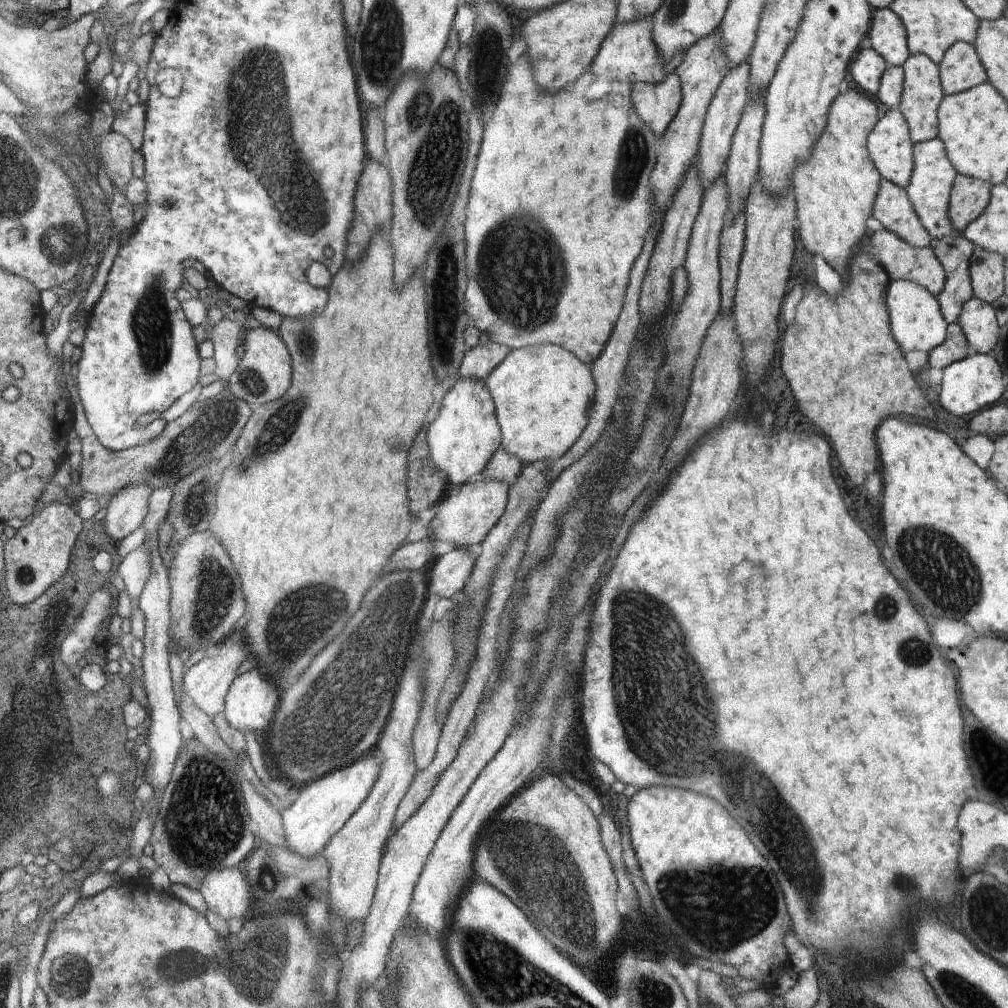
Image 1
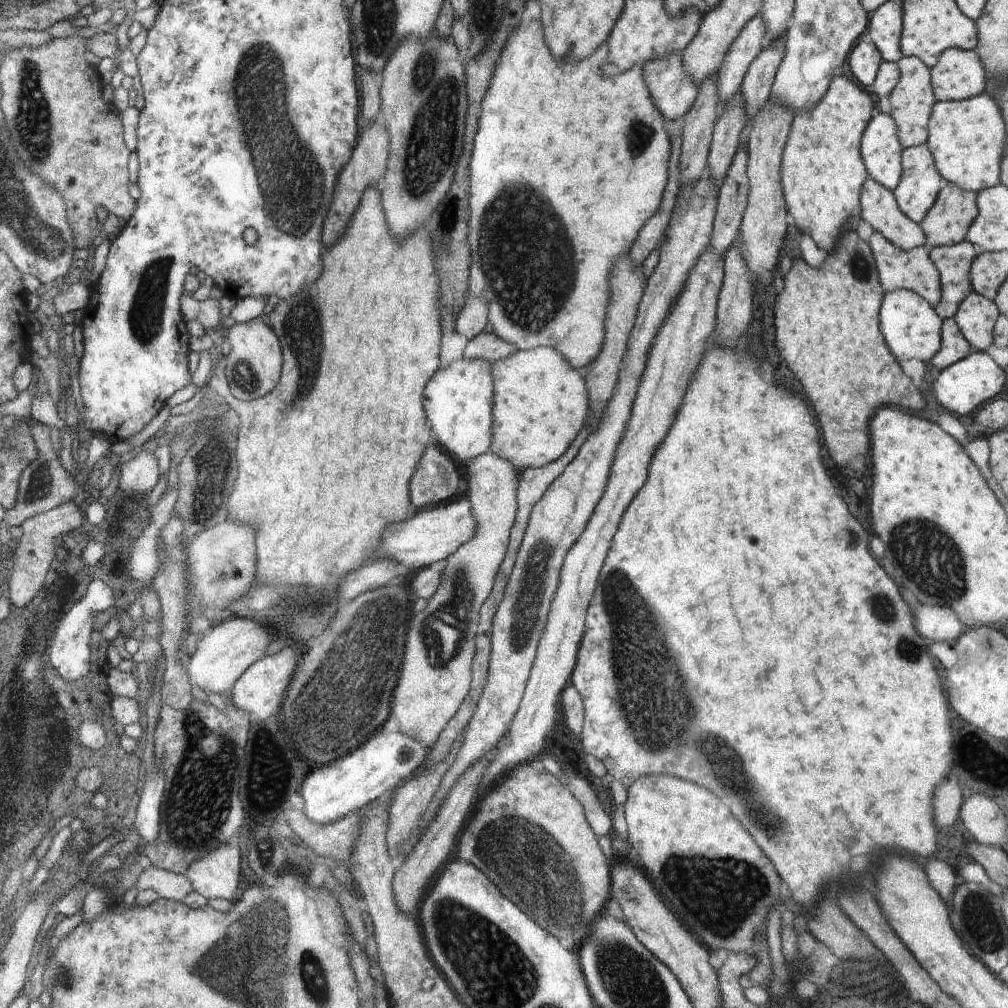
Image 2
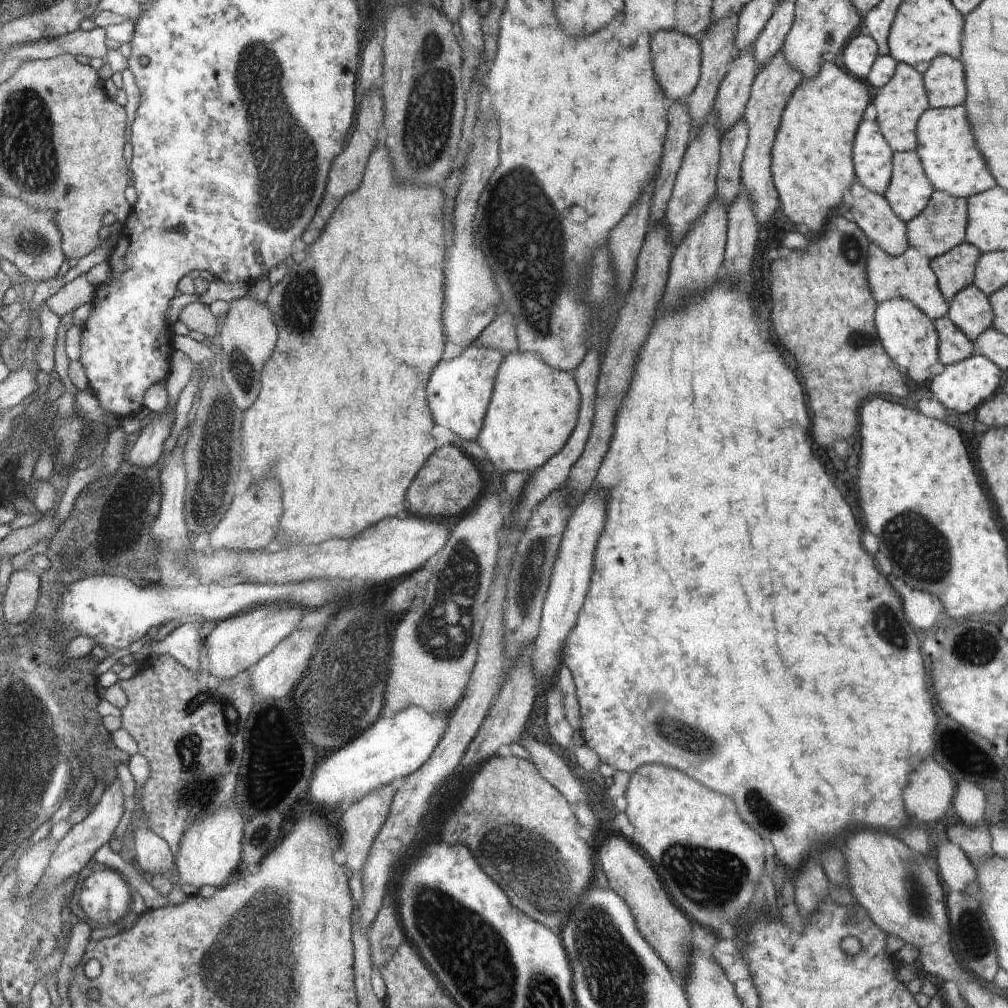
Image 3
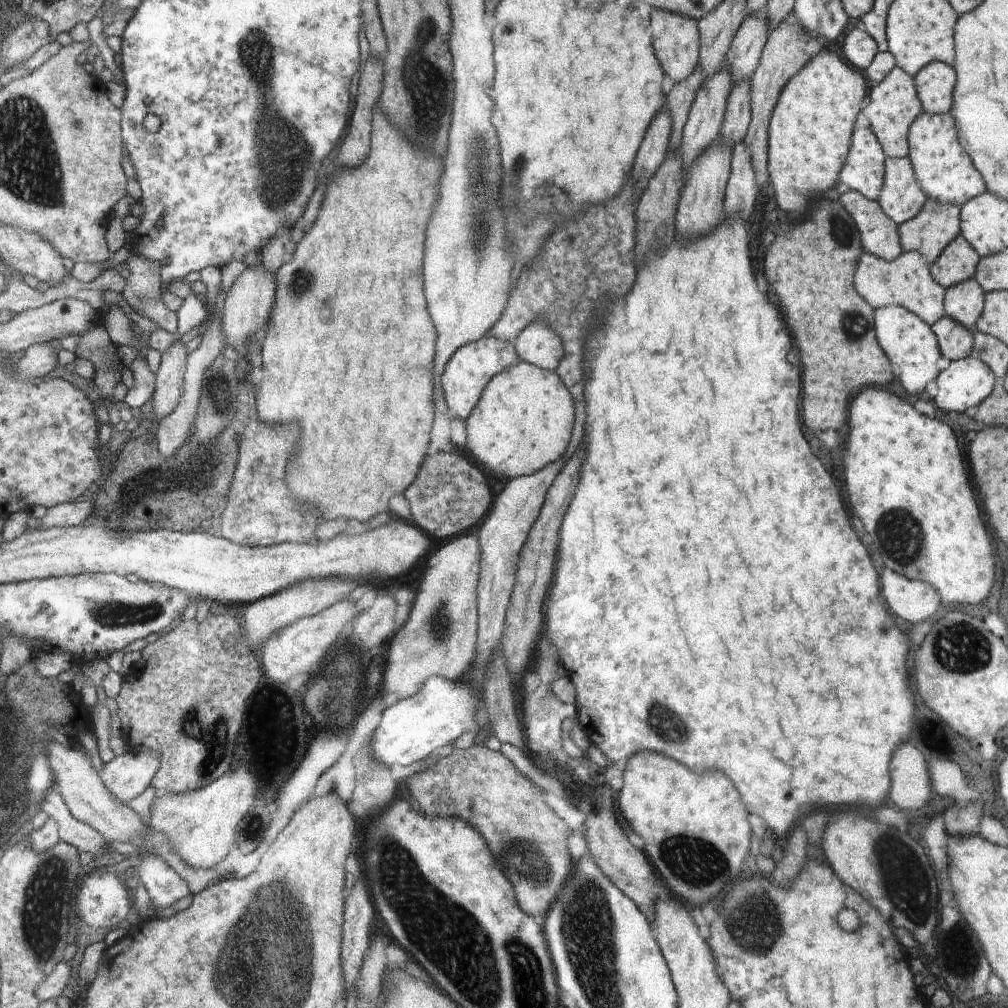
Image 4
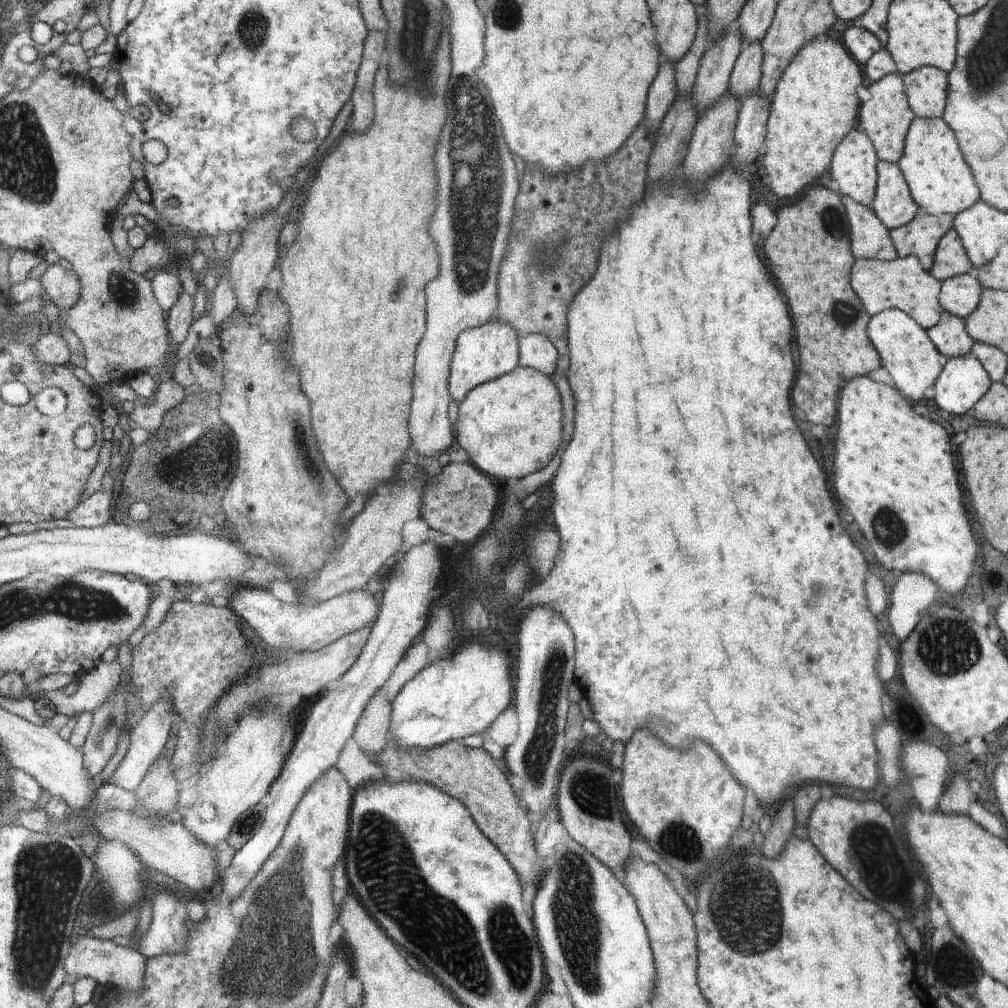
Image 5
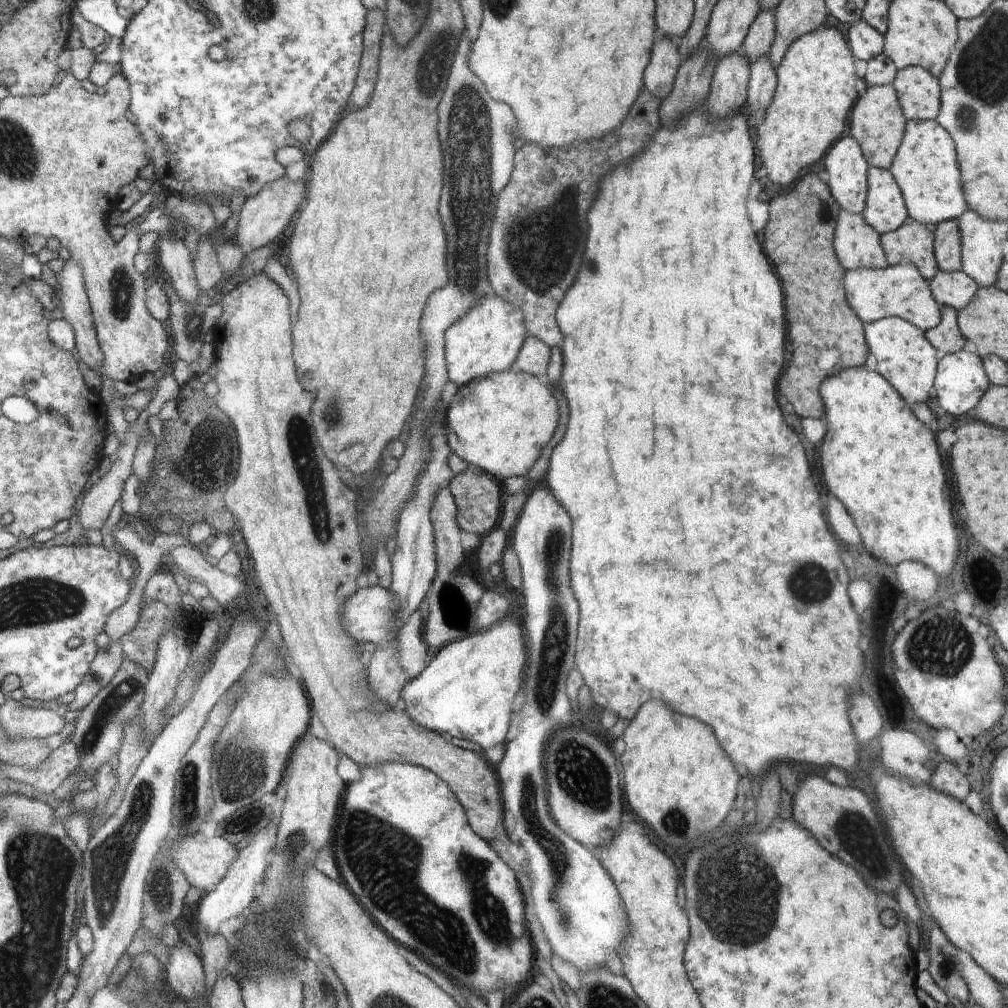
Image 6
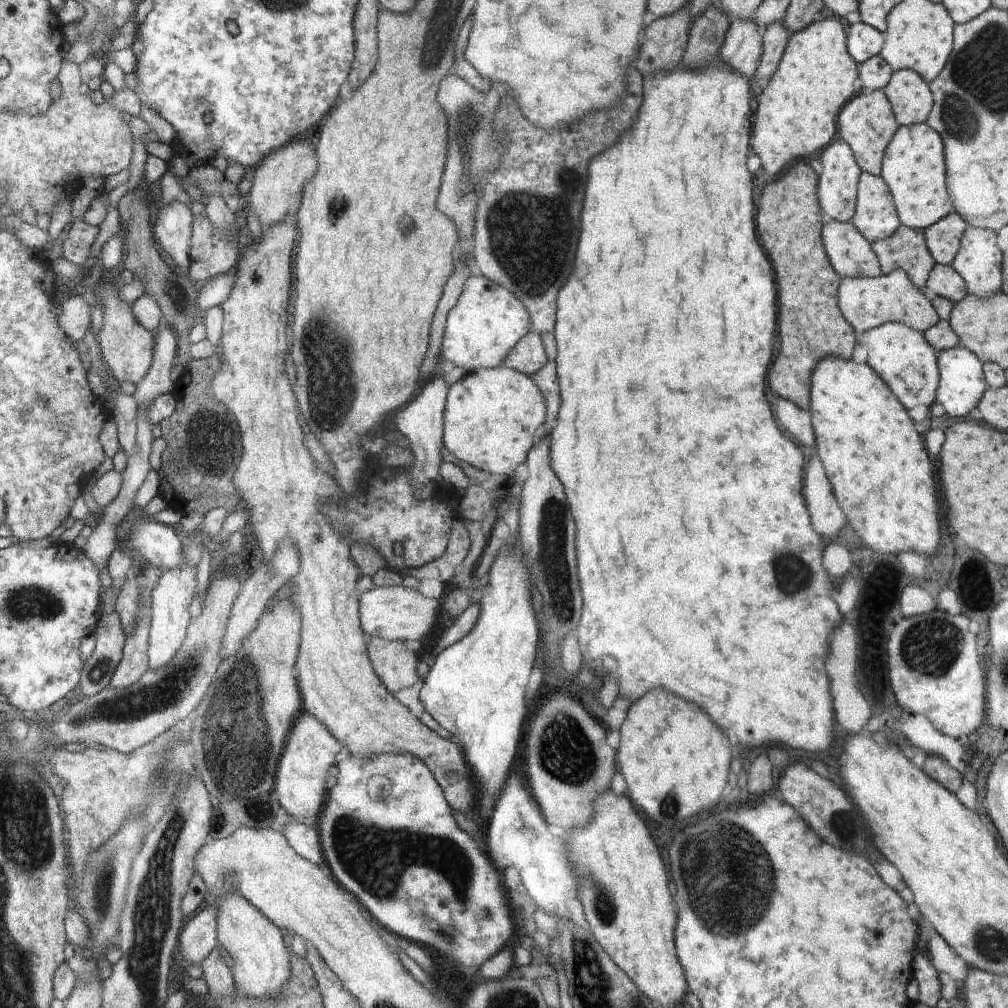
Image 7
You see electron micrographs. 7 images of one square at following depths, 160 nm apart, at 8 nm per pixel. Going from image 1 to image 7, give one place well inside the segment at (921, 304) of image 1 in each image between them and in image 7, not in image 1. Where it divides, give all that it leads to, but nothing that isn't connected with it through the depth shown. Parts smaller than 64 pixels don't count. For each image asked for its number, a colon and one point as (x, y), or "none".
2: (911, 328)
3: (909, 337)
4: (911, 347)
5: (908, 355)
6: (904, 357)
7: (906, 362)

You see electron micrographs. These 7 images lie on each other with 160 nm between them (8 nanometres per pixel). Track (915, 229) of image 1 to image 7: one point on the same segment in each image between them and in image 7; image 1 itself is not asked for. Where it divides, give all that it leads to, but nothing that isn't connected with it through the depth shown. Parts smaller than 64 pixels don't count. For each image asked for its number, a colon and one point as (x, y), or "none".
2: (879, 208)
3: (871, 211)
4: (879, 235)
5: (870, 239)
6: (858, 245)
7: (849, 251)

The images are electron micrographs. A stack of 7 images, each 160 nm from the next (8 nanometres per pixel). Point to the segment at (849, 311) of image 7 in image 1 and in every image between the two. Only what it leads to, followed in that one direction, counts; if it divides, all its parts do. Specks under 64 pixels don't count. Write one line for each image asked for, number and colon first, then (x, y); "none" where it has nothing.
1: (900, 260)
2: (897, 268)
3: (909, 276)
4: (906, 281)
5: (902, 284)
6: (901, 291)

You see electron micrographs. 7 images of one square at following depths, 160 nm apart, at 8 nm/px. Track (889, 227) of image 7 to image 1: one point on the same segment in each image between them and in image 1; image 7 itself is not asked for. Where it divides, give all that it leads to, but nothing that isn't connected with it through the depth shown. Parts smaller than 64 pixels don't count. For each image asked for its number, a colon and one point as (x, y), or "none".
1: (929, 187)
2: (919, 184)
3: (908, 192)
4: (901, 199)
5: (894, 205)
6: (885, 210)

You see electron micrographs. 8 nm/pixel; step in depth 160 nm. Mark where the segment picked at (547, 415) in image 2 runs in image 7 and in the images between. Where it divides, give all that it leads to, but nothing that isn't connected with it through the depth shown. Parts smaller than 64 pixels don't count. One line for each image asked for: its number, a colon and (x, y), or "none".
3: (536, 408)
4: (524, 423)
5: (511, 426)
6: (500, 422)
7: (491, 415)

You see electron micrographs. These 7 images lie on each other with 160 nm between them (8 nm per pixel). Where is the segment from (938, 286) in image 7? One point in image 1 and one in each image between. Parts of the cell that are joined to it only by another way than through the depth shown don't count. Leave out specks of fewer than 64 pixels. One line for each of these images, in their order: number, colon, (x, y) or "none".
1: (978, 319)
2: (976, 316)
3: (970, 310)
4: (964, 302)
5: (959, 295)
6: (949, 288)

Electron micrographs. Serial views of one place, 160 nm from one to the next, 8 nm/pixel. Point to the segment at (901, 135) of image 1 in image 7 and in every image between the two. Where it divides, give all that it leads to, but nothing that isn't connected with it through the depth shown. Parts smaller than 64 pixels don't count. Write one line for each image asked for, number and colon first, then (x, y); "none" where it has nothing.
2: (881, 150)
3: (872, 155)
4: (863, 171)
5: (855, 161)
6: (847, 168)
7: (838, 184)

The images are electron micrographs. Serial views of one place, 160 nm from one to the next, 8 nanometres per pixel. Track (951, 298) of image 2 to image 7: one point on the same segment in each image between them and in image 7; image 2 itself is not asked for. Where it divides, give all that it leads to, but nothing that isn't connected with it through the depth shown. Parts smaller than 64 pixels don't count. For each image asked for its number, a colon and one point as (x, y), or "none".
3: (955, 269)
4: (957, 262)
5: (950, 259)
6: (947, 243)
7: (943, 238)

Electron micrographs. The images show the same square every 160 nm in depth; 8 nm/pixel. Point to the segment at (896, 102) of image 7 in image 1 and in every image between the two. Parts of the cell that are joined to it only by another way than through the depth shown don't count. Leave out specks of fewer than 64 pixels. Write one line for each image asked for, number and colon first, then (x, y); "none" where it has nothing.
1: (960, 69)
2: (957, 75)
3: (944, 80)
4: (934, 83)
5: (926, 87)
6: (918, 92)

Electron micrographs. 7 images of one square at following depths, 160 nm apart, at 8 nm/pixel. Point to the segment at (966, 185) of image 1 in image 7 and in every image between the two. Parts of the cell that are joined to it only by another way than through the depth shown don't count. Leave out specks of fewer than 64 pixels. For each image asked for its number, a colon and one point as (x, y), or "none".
2: (947, 222)
3: (941, 226)
4: (937, 223)
5: (919, 238)
6: (912, 243)
7: (906, 249)

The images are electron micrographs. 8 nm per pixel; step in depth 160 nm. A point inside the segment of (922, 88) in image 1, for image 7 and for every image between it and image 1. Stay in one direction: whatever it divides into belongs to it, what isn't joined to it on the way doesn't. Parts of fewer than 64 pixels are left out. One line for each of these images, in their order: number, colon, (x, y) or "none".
2: (911, 101)
3: (901, 101)
4: (894, 104)
5: (886, 117)
6: (877, 122)
7: (867, 123)

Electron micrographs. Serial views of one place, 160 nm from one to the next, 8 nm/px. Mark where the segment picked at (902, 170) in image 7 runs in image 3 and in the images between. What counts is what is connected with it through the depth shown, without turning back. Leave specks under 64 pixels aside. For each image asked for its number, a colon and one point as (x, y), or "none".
3: (952, 163)
4: (944, 171)
5: (940, 181)
6: (925, 167)

